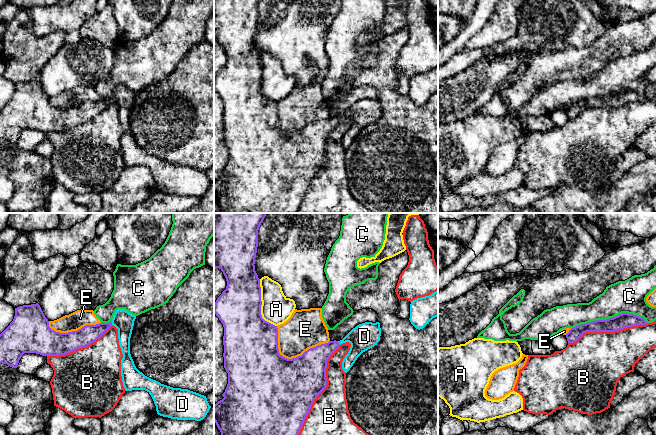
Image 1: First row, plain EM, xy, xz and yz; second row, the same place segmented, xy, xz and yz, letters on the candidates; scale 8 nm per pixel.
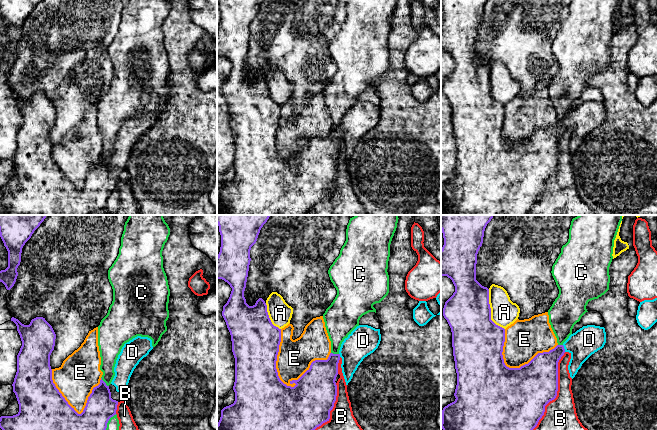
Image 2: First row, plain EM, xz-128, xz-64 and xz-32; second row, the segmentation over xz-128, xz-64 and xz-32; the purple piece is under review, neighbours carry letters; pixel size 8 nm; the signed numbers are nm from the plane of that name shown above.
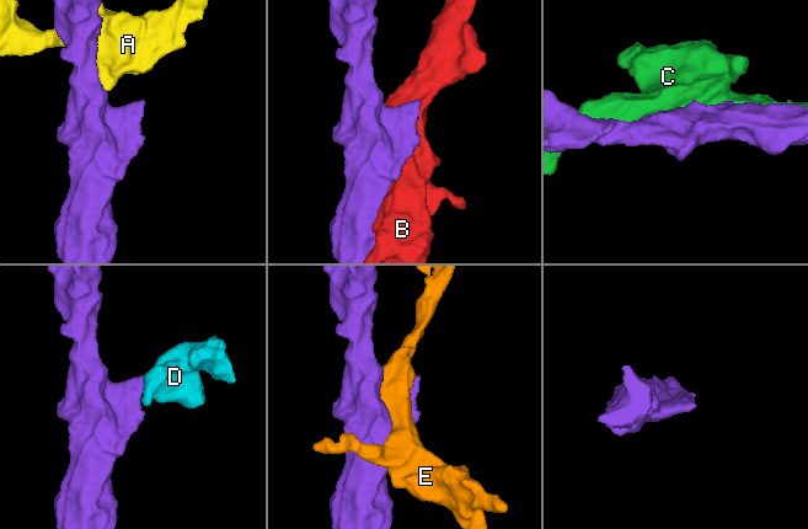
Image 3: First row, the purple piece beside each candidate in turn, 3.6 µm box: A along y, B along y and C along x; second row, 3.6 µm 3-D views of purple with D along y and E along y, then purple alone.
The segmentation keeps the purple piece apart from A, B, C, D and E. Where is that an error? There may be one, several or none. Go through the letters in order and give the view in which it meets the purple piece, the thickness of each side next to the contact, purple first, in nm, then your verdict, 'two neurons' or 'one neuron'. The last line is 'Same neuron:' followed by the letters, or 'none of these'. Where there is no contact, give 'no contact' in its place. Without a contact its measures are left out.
A: contact in xz; calibres 360 and 240 nm; two neurons
B: contact in xz; calibres 420 and 320 nm; two neurons
C: contact in yz; calibres 120 and 260 nm; two neurons
D: contact in xz; calibres 200 and 220 nm; one neuron
E: contact in xz; calibres 480 and 300 nm; two neurons
Same neuron: D

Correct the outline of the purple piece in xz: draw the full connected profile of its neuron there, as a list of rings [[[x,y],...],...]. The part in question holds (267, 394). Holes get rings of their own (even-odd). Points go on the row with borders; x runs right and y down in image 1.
[[[214,213],[214,268],[219,268],[227,281],[226,289],[217,298],[214,304],[214,313],[219,318],[224,327],[223,345],[224,345],[224,368],[228,373],[228,384],[225,392],[222,394],[224,397],[214,405],[214,422],[216,423],[221,435],[298,435],[302,425],[308,415],[311,406],[317,396],[326,388],[326,368],[327,361],[330,356],[339,348],[343,343],[349,342],[351,344],[348,354],[342,361],[342,369],[347,373],[353,366],[357,358],[368,349],[377,345],[380,341],[381,328],[380,323],[365,322],[353,328],[342,340],[329,341],[328,343],[318,345],[305,351],[301,356],[296,358],[287,359],[279,353],[278,349],[278,328],[277,326],[265,321],[261,315],[261,287],[260,279],[255,271],[255,258],[258,247],[258,230],[263,222],[267,213]]]

